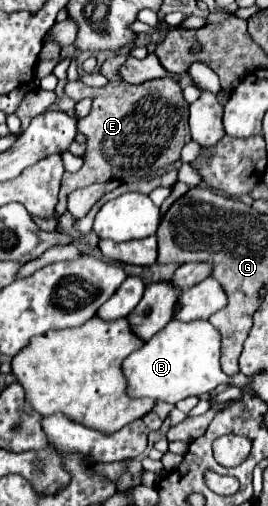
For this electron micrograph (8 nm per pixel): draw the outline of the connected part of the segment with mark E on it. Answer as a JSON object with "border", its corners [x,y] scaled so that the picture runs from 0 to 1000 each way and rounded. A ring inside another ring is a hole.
{"border":[[[433,107],[388,121],[381,144],[410,164],[381,176],[343,176],[306,160],[261,160],[239,174],[243,186],[272,198],[351,192],[343,219],[291,239],[291,259],[321,271],[328,298],[313,330],[291,342],[239,342],[201,433],[127,433],[157,457],[209,457],[209,433],[246,417],[246,393],[269,377],[410,354],[545,350],[582,334],[642,326],[672,310],[672,294],[709,279],[701,204],[679,188],[672,164],[642,152],[604,152],[530,168],[463,168],[440,148],[440,132],[455,130],[474,113]]]}

